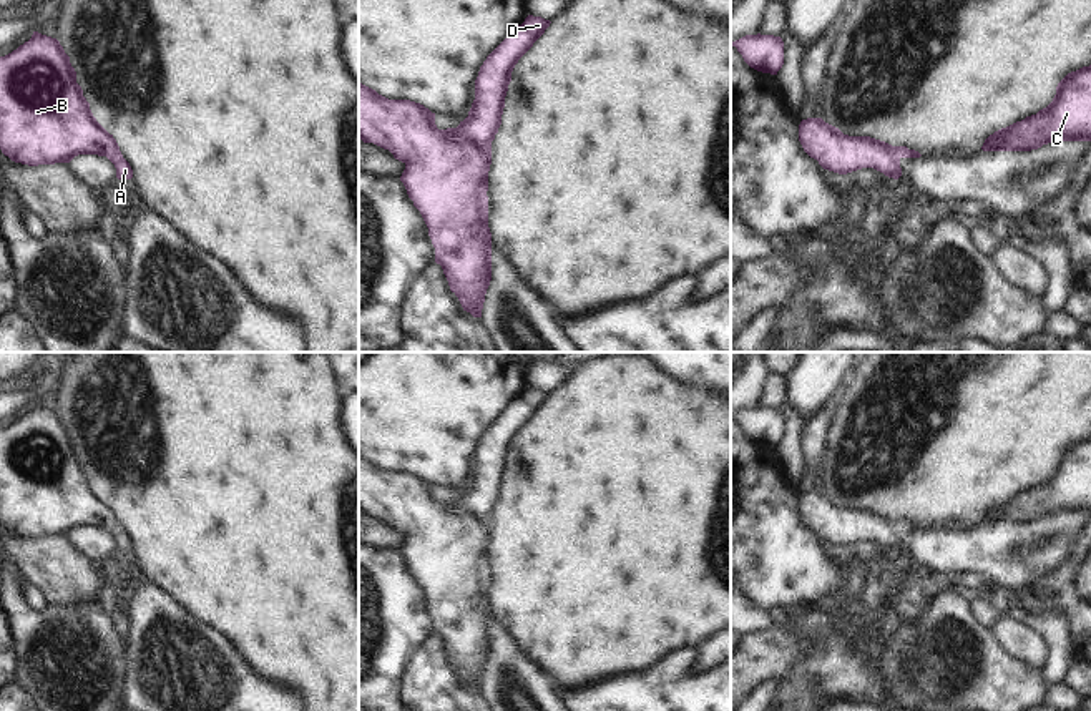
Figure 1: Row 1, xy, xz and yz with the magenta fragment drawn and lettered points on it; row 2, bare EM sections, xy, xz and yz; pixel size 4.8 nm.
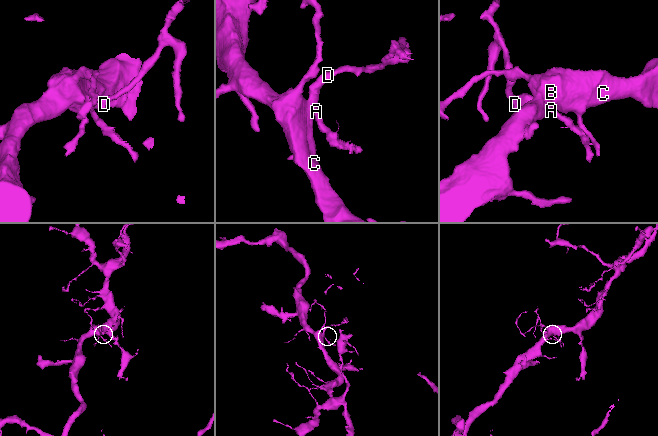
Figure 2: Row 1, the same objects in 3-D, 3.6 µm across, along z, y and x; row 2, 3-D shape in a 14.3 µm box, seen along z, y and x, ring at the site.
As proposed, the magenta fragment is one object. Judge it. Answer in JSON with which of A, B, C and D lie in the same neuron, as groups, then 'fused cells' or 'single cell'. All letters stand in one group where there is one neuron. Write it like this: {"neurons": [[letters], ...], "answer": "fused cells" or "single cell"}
{"neurons": [["A", "B", "C", "D"]], "answer": "single cell"}

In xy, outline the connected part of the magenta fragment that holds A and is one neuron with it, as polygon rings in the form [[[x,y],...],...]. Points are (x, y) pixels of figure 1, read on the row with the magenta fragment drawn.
[[[38,32],[0,56],[0,150],[12,161],[28,166],[70,163],[78,154],[106,156],[118,179],[133,178],[116,140],[93,116],[70,56],[56,38]]]

